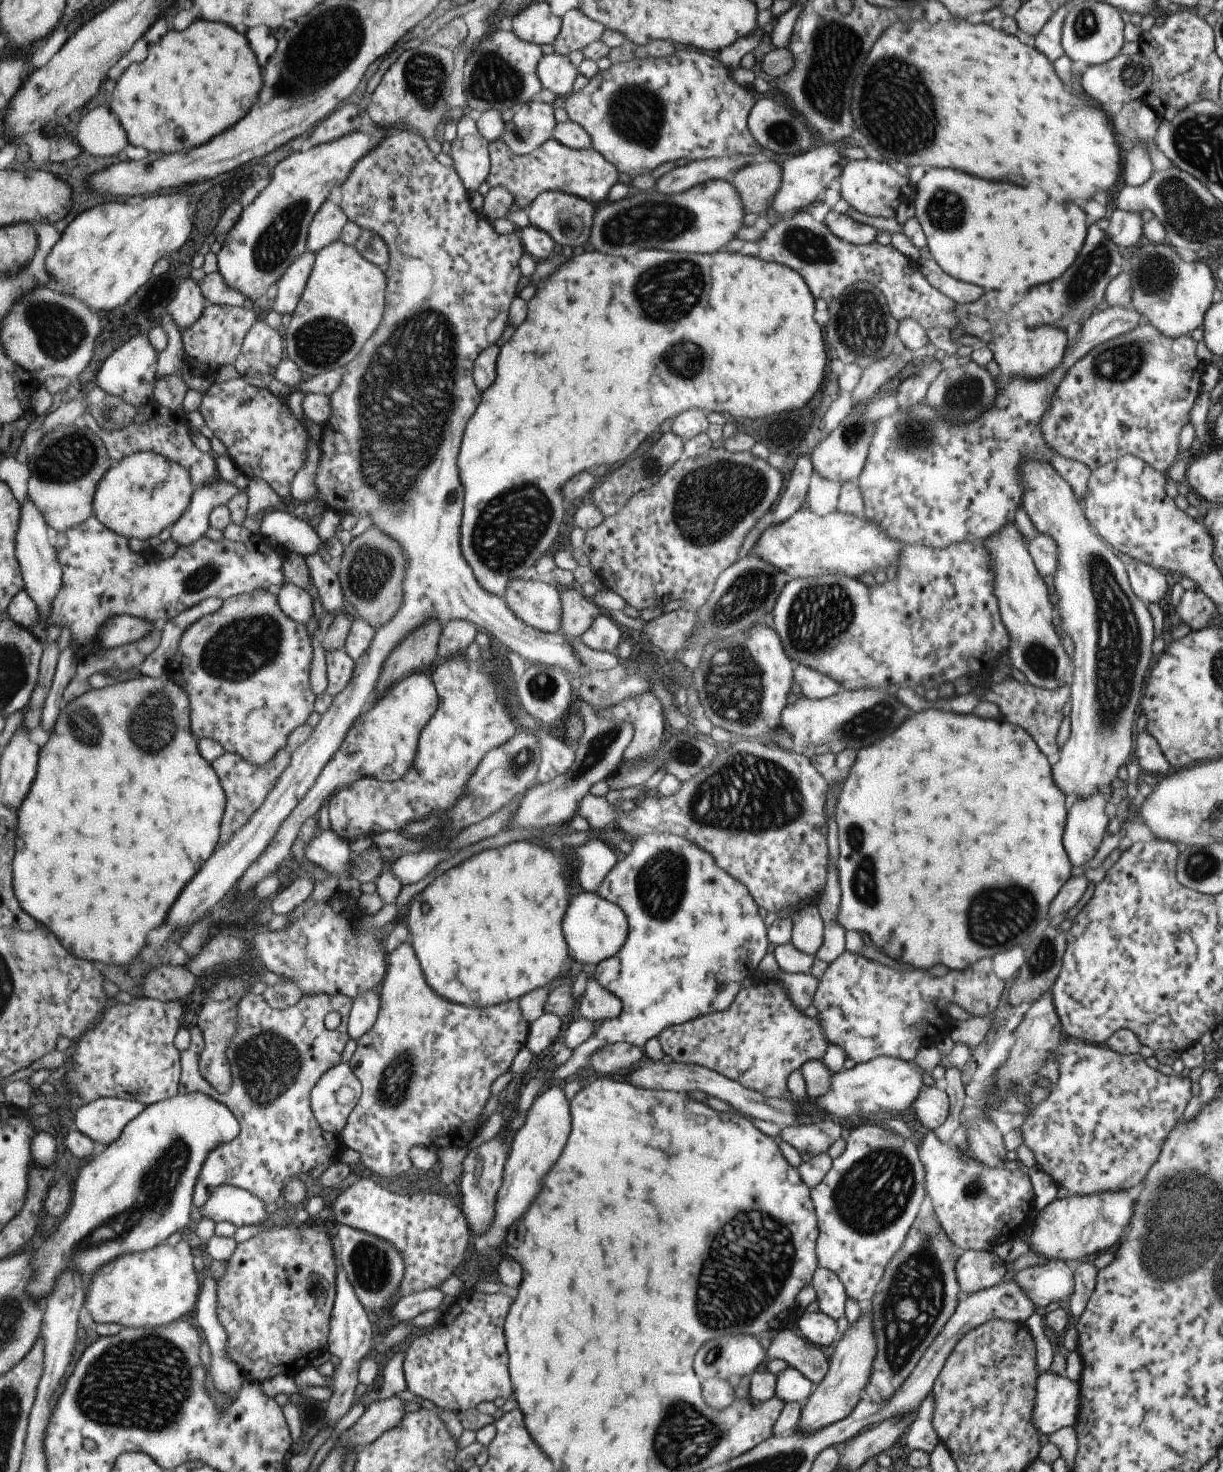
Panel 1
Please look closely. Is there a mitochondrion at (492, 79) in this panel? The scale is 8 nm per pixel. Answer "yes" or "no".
yes

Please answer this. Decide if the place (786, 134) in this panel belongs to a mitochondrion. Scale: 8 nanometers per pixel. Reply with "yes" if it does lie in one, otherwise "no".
yes

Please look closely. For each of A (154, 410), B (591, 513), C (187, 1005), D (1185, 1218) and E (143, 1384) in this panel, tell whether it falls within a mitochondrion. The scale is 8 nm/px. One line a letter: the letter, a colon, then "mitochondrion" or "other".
A: other
B: other
C: other
D: mitochondrion
E: mitochondrion

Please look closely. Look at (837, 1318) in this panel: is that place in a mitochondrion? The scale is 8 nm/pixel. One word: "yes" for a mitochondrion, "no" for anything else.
no

